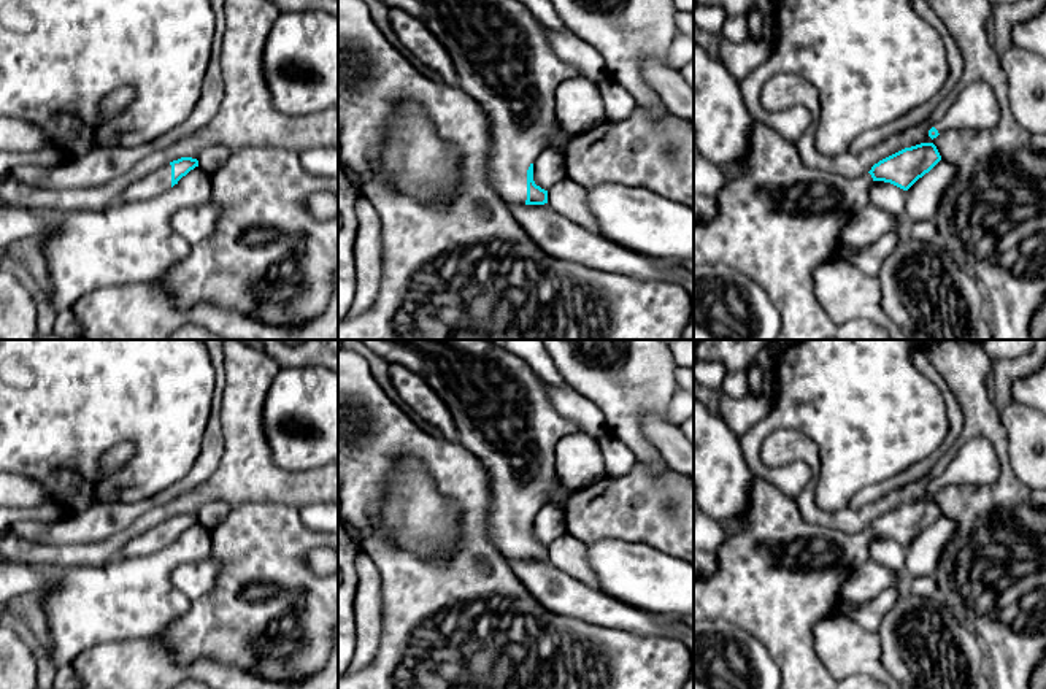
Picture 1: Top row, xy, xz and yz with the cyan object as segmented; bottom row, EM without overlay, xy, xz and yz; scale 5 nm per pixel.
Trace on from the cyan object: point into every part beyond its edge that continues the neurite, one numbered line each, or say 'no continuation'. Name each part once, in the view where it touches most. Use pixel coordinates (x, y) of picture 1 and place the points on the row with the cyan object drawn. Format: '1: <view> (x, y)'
1: xz (502, 57)

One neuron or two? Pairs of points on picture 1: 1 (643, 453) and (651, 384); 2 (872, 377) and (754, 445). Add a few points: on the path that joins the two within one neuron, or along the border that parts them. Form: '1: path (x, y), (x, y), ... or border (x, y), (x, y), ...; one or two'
1: path (634, 435), (634, 402); one
2: path (842, 384), (778, 418); one

